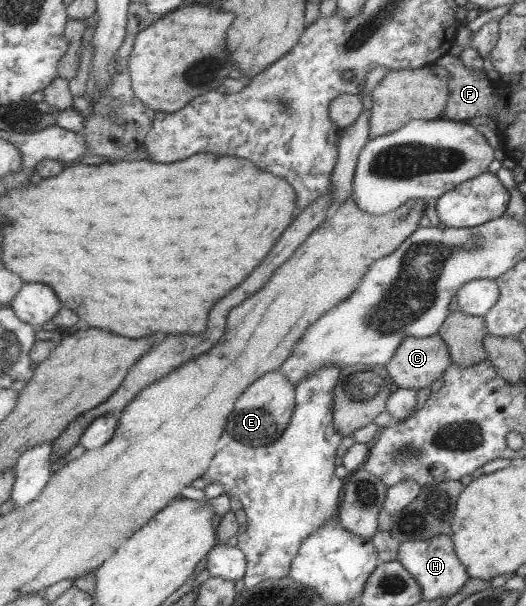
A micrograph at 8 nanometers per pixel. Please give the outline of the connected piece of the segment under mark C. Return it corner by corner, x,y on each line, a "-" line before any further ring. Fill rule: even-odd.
437,333
426,338
413,338
411,336
403,338
385,366
388,376
392,377
392,383
397,388
417,390
429,386
432,381
442,377
443,371
450,363
448,347

